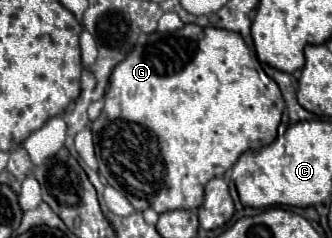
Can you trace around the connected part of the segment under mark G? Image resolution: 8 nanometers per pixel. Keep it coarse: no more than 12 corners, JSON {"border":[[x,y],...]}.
{"border":[[152,32],[92,122],[136,210],[198,208],[276,138],[240,34]]}

